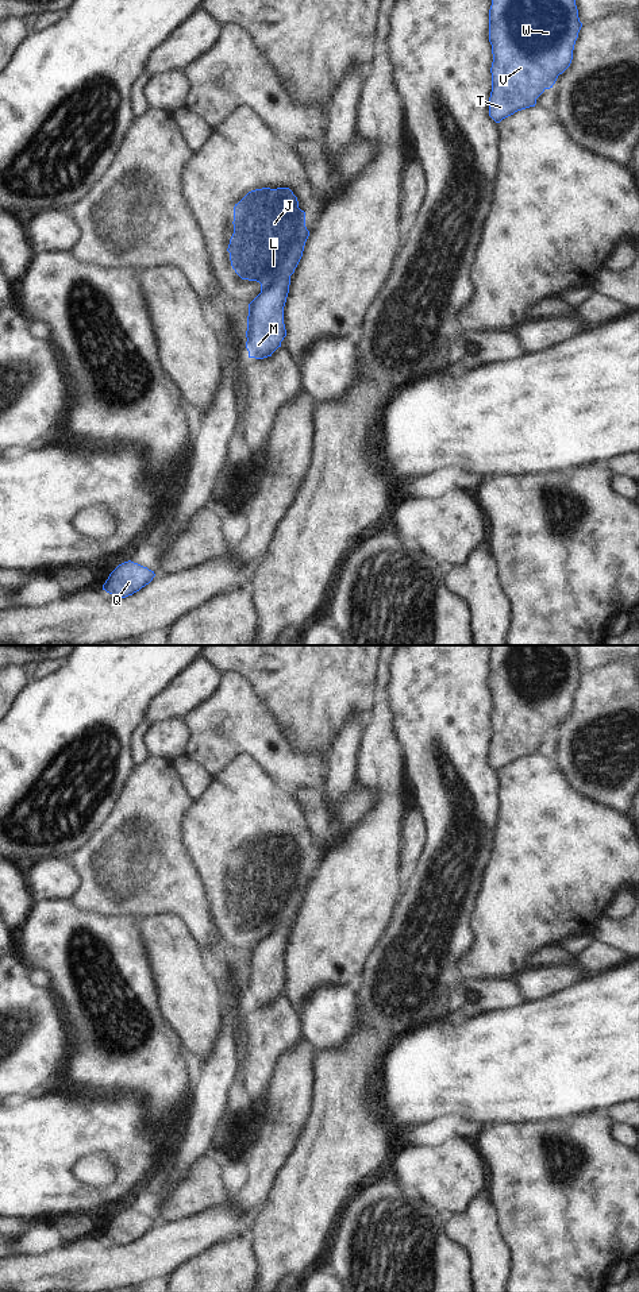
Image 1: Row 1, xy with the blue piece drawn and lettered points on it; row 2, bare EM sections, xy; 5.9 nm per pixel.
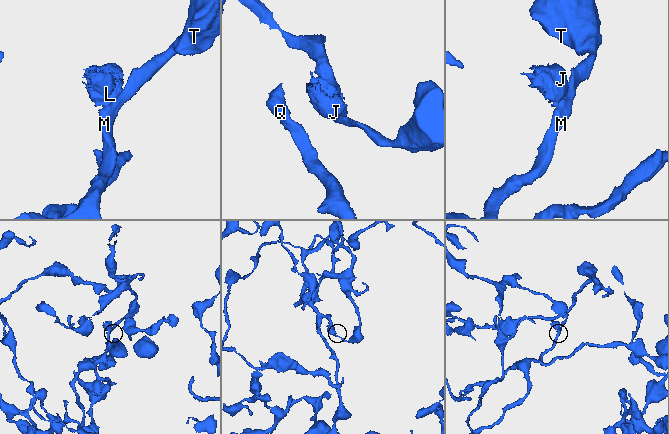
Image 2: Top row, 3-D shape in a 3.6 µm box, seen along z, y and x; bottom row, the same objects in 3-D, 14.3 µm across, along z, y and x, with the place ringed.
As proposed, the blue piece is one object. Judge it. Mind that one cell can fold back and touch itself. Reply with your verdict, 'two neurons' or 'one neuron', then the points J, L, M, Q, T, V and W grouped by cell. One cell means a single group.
two neurons; J L / M Q T V W

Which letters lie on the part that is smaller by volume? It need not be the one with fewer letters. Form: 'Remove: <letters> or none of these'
Remove: J, L

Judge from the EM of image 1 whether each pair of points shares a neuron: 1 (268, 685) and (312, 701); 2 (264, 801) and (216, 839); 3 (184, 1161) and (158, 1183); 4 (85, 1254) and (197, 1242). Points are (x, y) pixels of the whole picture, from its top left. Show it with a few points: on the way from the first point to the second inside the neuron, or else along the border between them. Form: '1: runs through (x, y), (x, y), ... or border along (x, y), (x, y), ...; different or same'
1: runs through (278, 685), (296, 685), (301, 690); same
2: runs through (251, 813), (228, 833); same
3: border along (173, 1156), (170, 1173), (164, 1184); different
4: runs through (114, 1256), (153, 1256), (169, 1245); same

